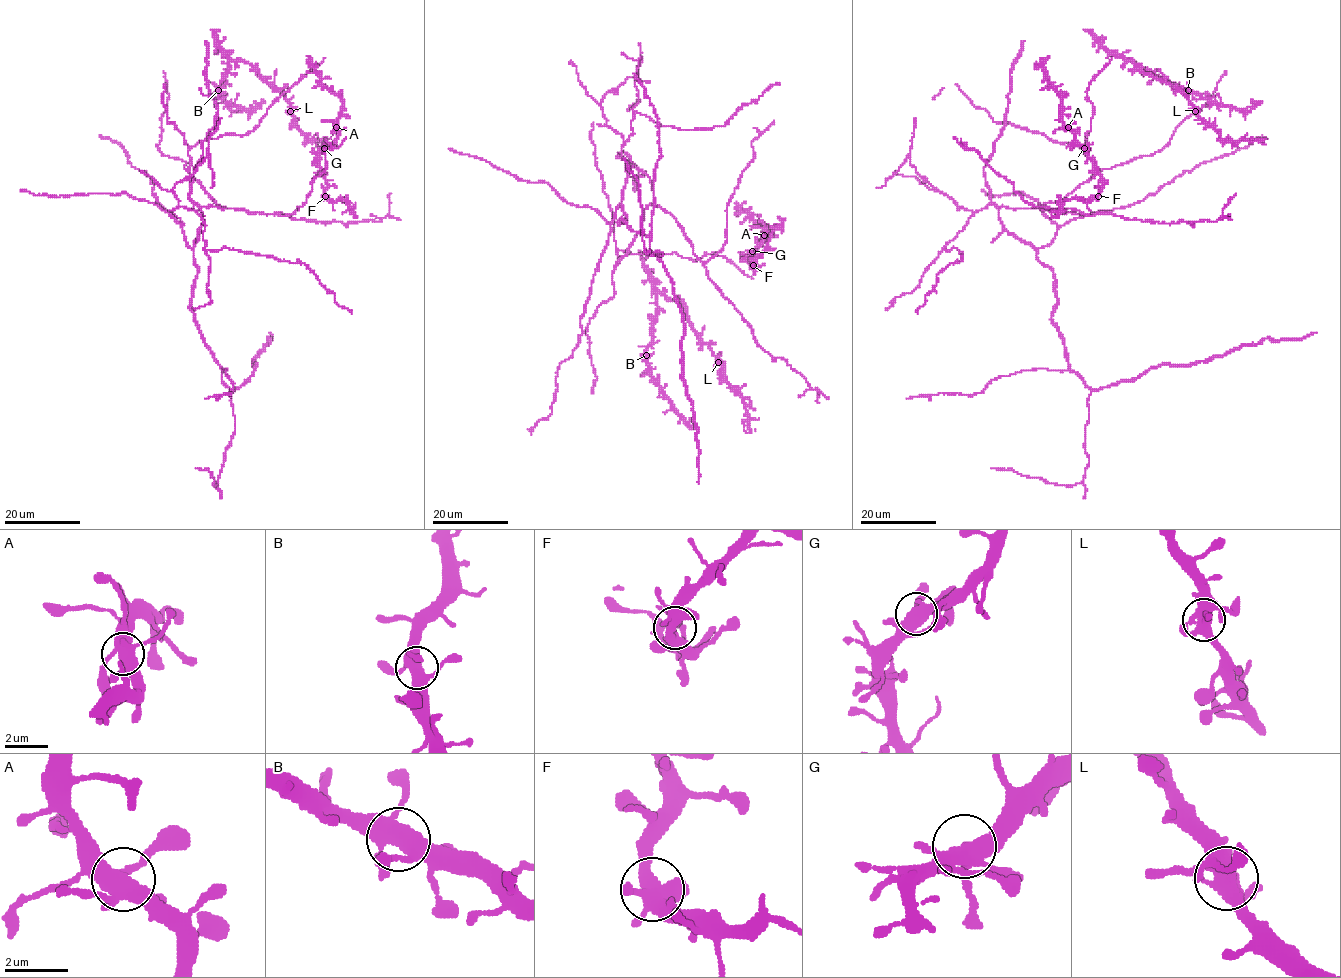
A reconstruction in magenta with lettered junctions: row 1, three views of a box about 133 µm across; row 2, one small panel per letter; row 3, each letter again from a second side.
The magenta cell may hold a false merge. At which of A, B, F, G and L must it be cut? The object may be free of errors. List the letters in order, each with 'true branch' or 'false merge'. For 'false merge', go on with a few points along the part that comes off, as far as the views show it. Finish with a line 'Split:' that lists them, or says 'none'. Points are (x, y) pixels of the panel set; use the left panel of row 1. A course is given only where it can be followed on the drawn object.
A: true branch
B: true branch
F: true branch
G: true branch
L: true branch
Split: none

